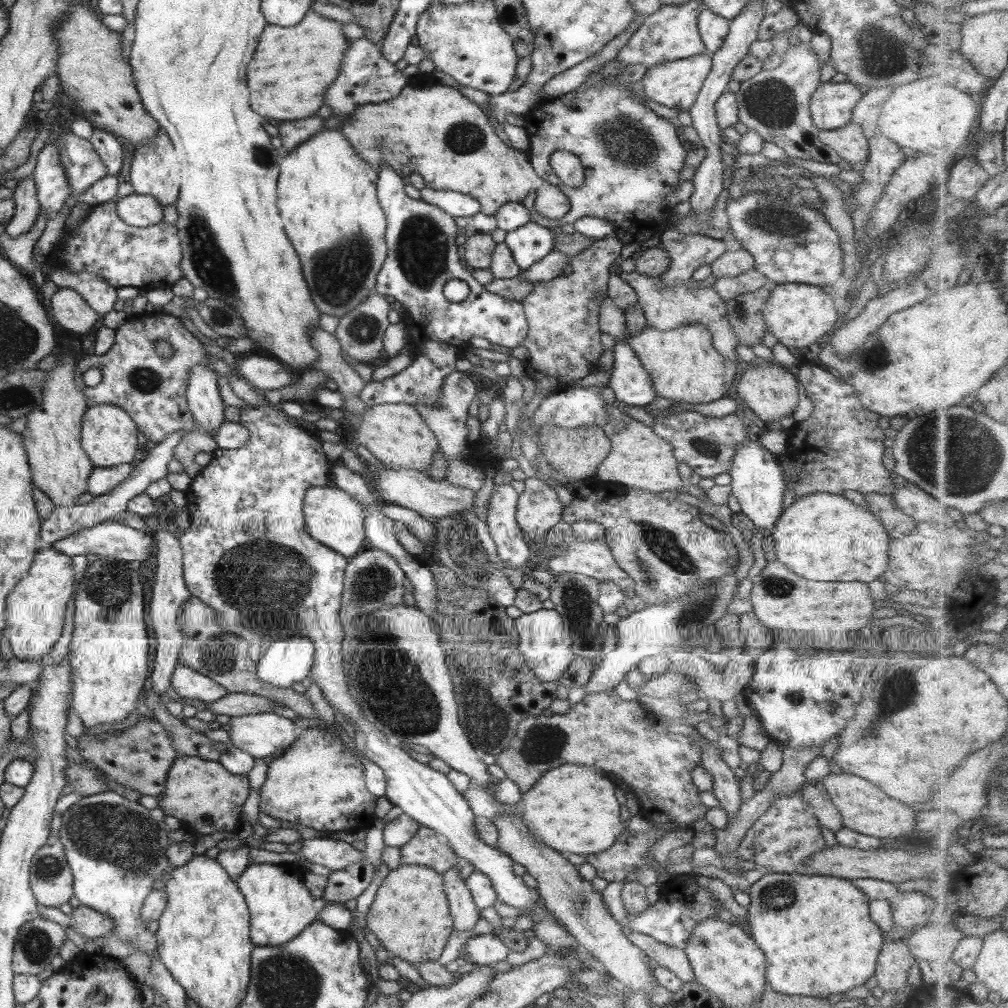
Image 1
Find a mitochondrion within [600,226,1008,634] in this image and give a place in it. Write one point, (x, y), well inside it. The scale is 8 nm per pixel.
(956, 453)

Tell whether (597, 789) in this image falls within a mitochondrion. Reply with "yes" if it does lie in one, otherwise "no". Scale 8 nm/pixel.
no

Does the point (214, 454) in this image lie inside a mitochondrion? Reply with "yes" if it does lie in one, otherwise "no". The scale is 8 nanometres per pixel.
no

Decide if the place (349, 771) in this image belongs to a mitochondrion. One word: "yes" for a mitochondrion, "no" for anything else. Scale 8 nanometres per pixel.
no

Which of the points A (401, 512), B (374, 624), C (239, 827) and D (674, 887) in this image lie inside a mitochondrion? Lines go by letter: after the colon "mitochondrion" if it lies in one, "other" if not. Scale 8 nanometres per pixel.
A: other
B: mitochondrion
C: other
D: other

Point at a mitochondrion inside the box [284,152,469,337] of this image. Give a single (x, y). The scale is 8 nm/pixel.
(422, 251)

